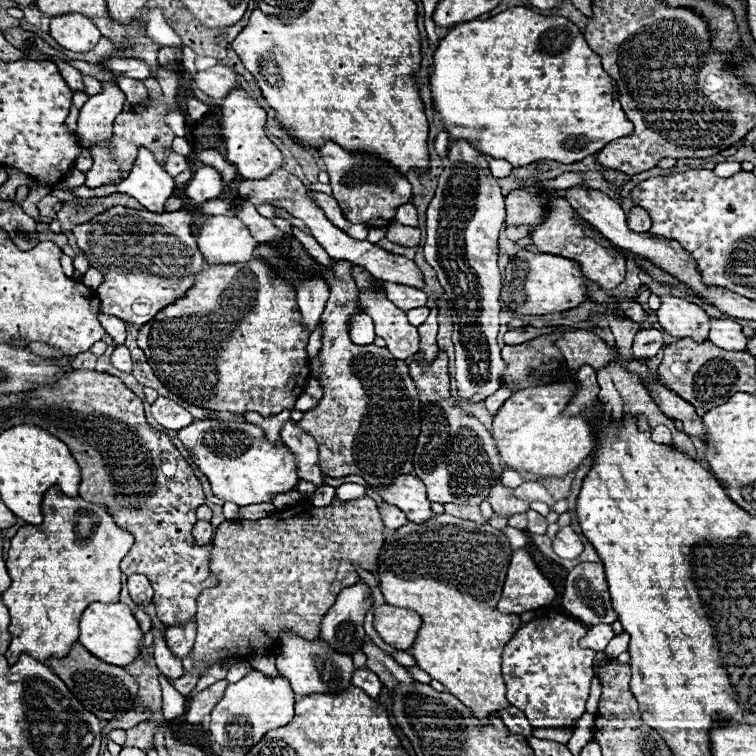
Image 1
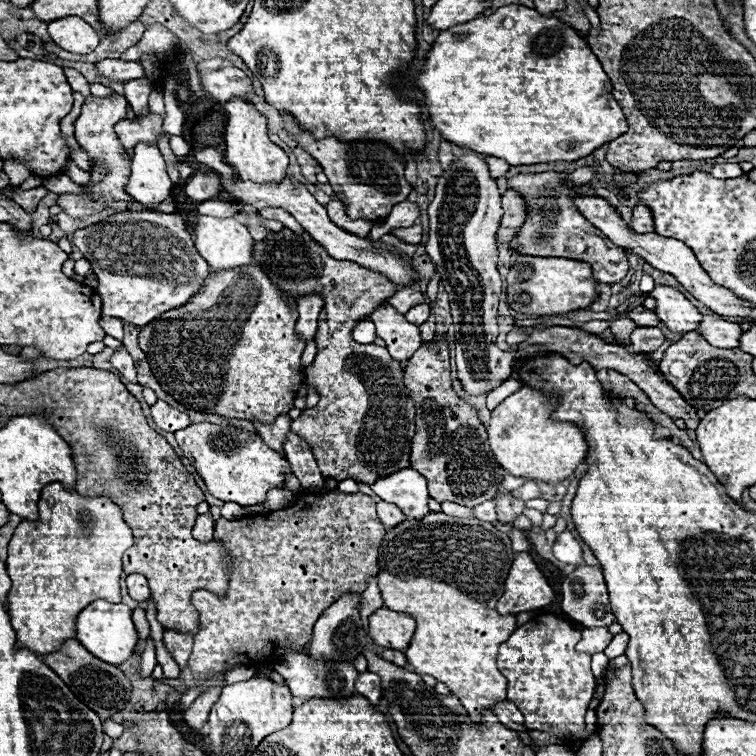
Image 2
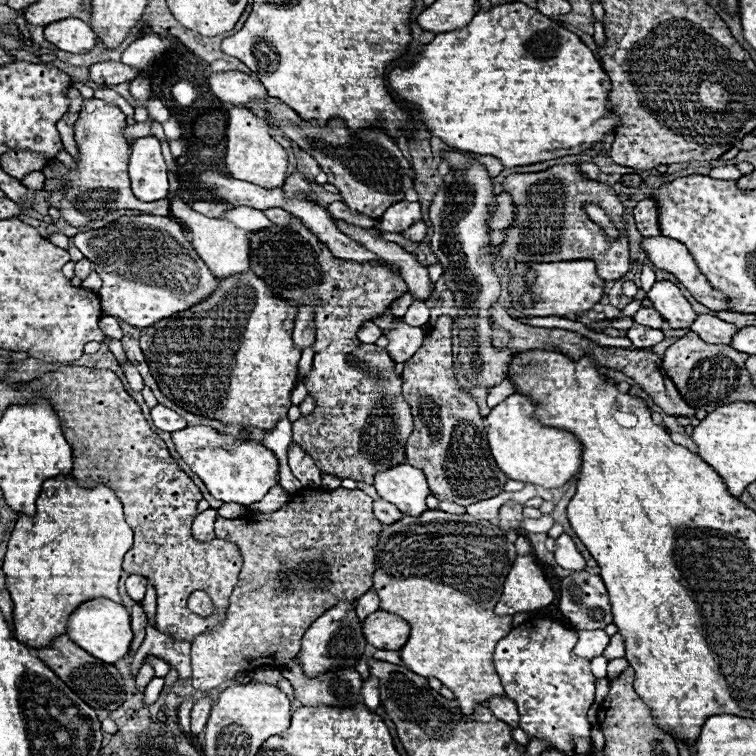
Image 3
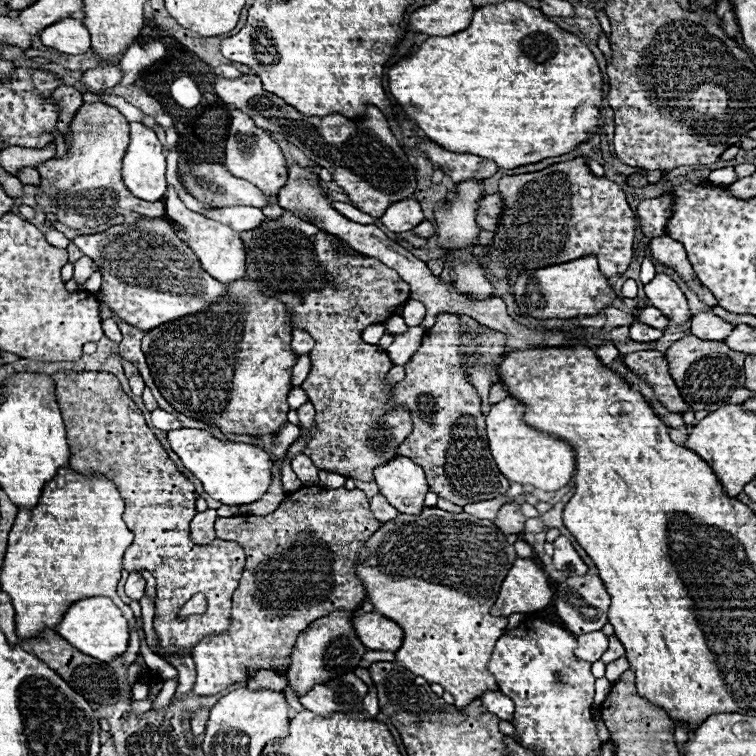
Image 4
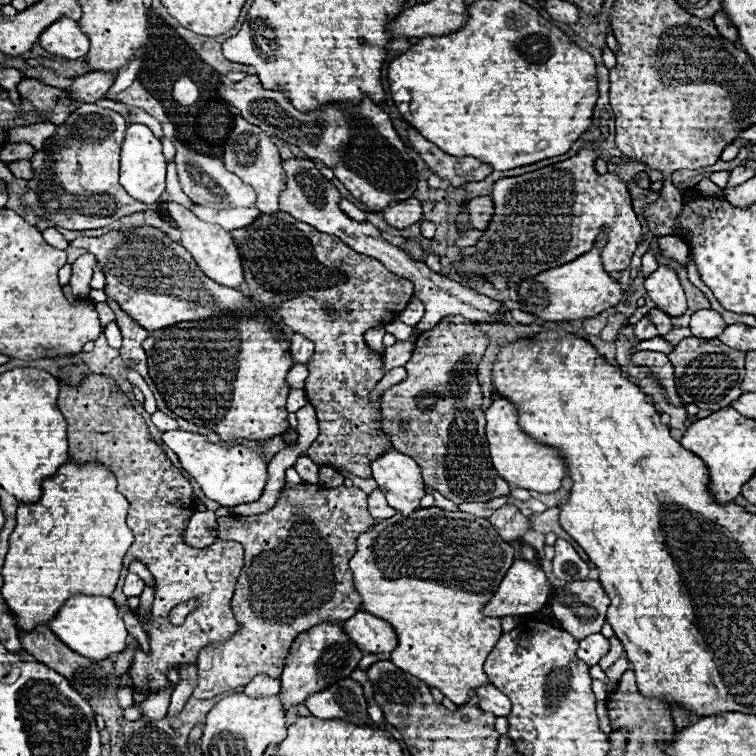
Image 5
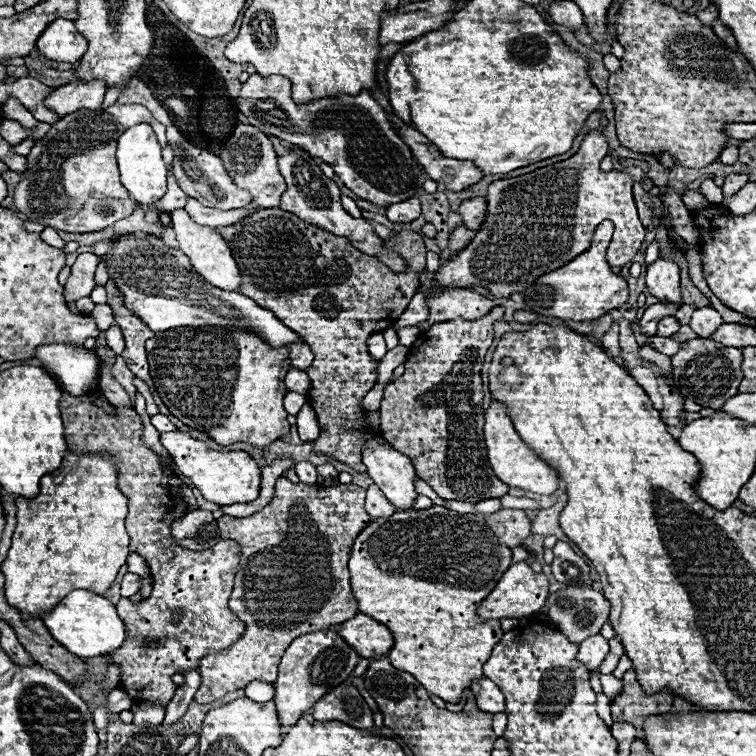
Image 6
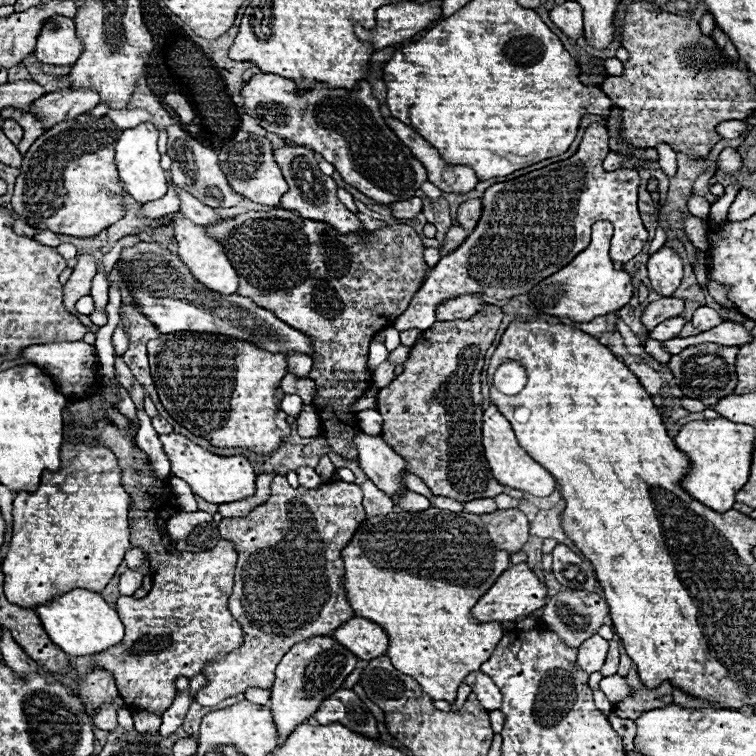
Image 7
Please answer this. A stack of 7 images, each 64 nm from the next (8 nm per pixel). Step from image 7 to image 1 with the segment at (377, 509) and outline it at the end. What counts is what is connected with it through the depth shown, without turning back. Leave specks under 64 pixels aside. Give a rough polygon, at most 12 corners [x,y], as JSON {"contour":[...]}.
{"contour":[[390,504],[380,506],[384,526],[398,530],[408,524],[404,512]]}

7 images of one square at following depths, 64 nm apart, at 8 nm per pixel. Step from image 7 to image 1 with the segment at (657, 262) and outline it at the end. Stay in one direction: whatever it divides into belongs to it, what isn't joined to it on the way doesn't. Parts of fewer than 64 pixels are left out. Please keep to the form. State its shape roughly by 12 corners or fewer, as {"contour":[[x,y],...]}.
{"contour":[[664,296],[656,314],[666,334],[708,340],[710,316],[698,304]]}

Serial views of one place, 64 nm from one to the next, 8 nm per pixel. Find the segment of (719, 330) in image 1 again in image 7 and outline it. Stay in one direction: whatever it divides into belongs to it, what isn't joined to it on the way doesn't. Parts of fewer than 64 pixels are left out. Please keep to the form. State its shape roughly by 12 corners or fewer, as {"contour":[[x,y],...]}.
{"contour":[[700,306],[692,316],[698,332],[708,332],[722,322],[720,314]]}

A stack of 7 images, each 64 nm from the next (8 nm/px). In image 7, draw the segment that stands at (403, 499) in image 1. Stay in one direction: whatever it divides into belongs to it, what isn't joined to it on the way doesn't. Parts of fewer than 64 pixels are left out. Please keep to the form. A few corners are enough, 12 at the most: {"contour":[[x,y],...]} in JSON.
{"contour":[[356,434],[358,462],[390,498],[406,488],[406,460],[382,436]]}

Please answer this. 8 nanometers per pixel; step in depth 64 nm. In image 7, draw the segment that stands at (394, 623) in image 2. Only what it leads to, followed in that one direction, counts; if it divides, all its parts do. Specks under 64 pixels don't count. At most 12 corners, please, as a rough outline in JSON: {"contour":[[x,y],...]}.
{"contour":[[354,616],[332,634],[360,660],[388,650],[378,624]]}

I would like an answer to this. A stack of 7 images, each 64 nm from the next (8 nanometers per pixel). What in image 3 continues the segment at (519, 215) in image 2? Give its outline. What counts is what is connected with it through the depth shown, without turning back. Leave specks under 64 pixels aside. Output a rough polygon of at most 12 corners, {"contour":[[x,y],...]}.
{"contour":[[508,192],[496,196],[498,208],[492,212],[494,230],[514,224],[516,206]]}

